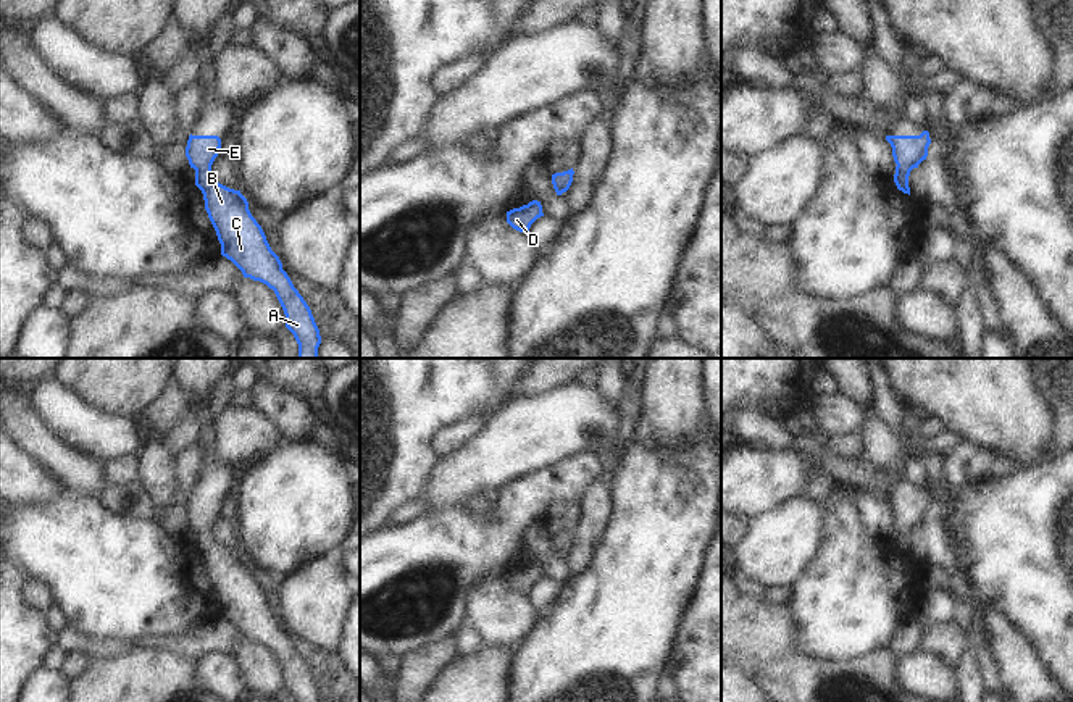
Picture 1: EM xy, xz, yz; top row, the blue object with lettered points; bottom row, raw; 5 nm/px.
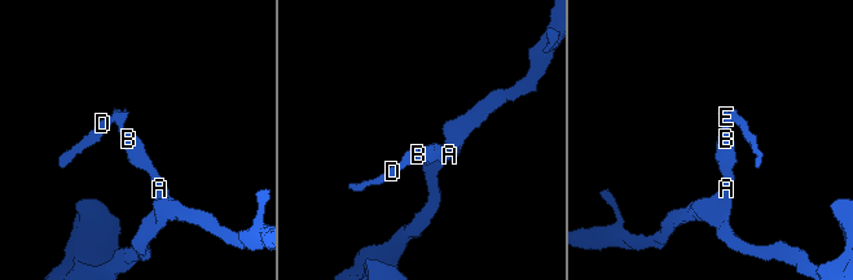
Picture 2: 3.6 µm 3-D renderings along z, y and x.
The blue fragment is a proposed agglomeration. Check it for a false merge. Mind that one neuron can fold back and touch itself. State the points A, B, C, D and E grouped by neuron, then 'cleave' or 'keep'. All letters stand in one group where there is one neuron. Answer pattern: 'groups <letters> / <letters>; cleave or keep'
groups A B C D E; keep

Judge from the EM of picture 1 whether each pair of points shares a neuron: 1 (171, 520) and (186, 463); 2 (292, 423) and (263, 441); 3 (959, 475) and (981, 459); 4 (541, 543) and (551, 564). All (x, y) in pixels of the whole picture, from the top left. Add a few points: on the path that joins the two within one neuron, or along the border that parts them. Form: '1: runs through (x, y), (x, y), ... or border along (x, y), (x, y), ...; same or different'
1: runs through (179, 505), (186, 478); same
2: border along (254, 405), (275, 425), (284, 441); different
3: runs through (964, 470), (976, 459); same
4: runs through (541, 547), (547, 559); same

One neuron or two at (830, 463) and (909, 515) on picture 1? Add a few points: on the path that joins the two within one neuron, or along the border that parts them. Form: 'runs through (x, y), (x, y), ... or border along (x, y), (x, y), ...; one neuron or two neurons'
border along (867, 465), (886, 475), (886, 499); two neurons

